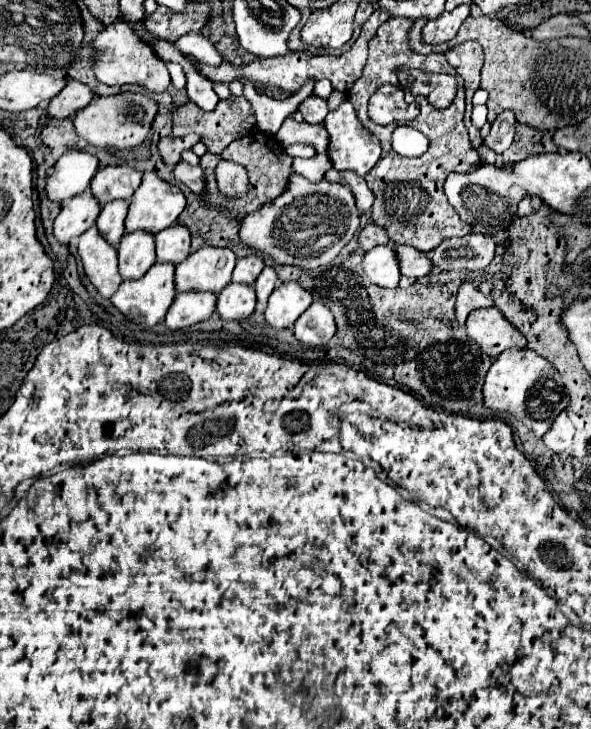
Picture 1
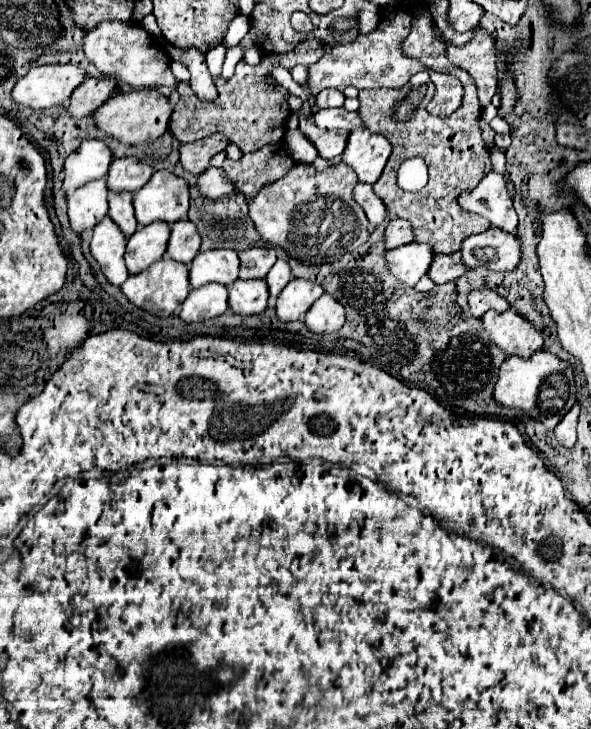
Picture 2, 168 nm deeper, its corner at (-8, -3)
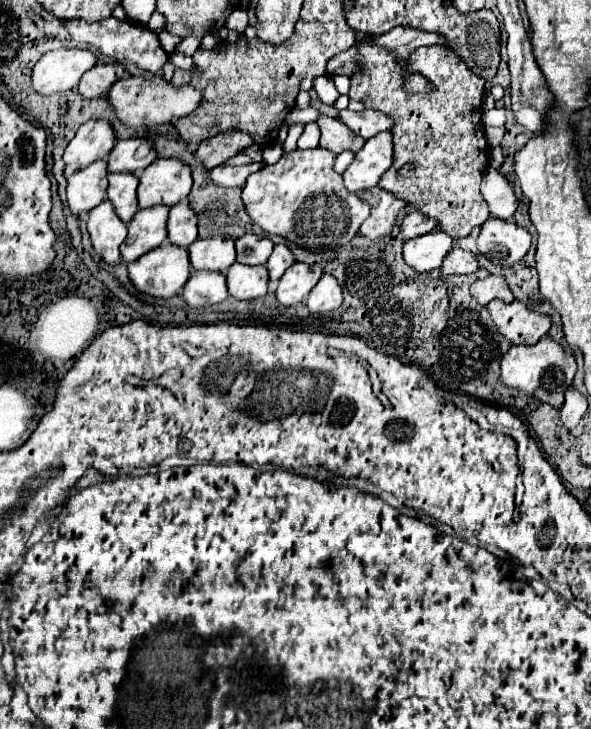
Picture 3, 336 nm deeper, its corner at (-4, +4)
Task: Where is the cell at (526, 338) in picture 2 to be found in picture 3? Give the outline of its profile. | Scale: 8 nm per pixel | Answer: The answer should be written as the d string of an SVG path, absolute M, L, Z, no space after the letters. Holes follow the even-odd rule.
M494 299L486 305L486 309L488 309L492 321L496 323L498 331L512 345L534 345L550 329L550 317L530 311L520 301L502 303L502 301Z

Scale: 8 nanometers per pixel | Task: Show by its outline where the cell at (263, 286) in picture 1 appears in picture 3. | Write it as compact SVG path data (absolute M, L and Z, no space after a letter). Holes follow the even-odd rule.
M276 245L274 247L274 253L270 255L268 263L266 263L266 269L268 269L268 275L270 279L280 279L280 275L294 263L294 257L290 253L290 249L286 245Z

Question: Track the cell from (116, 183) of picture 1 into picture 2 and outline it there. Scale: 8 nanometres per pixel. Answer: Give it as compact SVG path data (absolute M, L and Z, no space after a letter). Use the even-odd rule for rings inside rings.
M124 156L124 158L116 158L110 164L110 172L108 172L108 188L112 192L138 192L154 174L154 168L148 166L146 162L140 162L138 158L132 156Z

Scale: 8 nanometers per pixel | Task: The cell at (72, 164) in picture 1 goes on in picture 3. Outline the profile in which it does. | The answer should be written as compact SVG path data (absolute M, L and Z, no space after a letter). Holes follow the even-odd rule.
M98 119L98 121L86 121L74 139L68 143L62 159L66 163L66 177L70 177L74 171L84 169L92 165L94 161L106 159L108 153L114 147L114 131L108 121Z

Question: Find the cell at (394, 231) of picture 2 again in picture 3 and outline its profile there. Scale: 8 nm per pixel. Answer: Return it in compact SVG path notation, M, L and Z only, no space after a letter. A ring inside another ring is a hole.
M410 211L400 223L400 235L402 239L414 239L424 233L430 233L434 227L436 227L436 221L432 221L430 217L424 217L418 211Z

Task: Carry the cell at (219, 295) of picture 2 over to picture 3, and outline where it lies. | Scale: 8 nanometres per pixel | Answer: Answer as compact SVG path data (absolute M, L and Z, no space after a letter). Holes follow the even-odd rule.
M192 273L182 293L184 301L192 309L202 309L206 305L216 305L228 297L224 273Z

